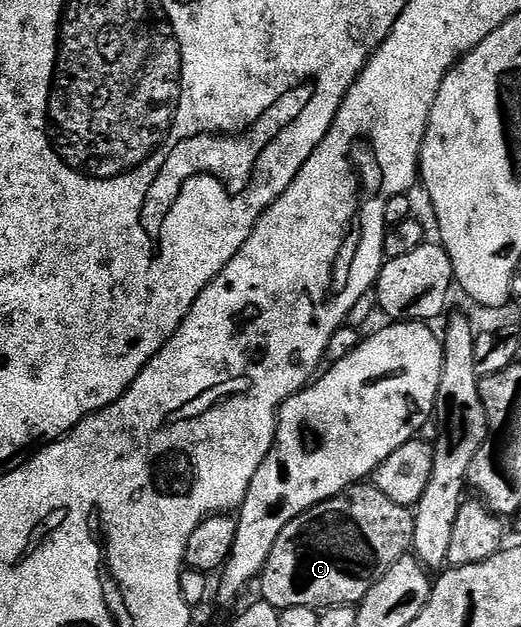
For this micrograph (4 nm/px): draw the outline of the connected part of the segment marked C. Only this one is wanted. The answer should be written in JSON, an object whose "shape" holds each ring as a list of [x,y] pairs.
{"shape":[[[372,482],[354,483],[282,529],[259,576],[260,598],[278,611],[295,605],[318,609],[356,605],[391,565],[412,552],[414,533],[410,508],[391,501]]]}

